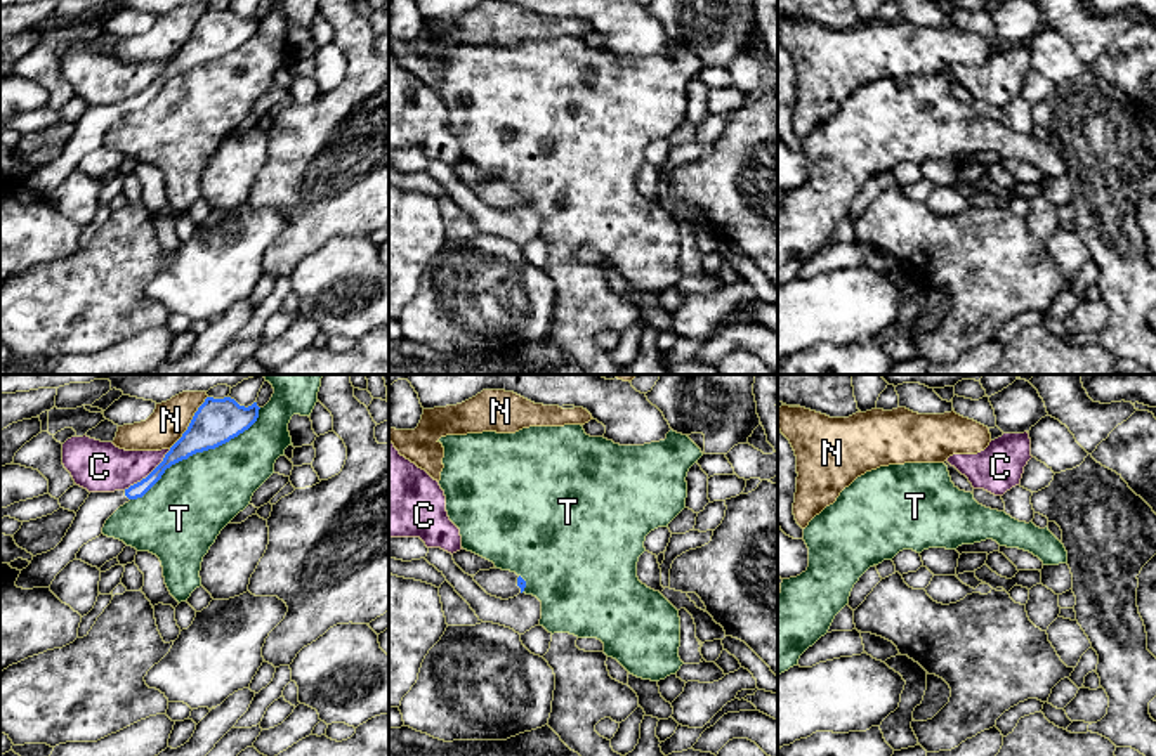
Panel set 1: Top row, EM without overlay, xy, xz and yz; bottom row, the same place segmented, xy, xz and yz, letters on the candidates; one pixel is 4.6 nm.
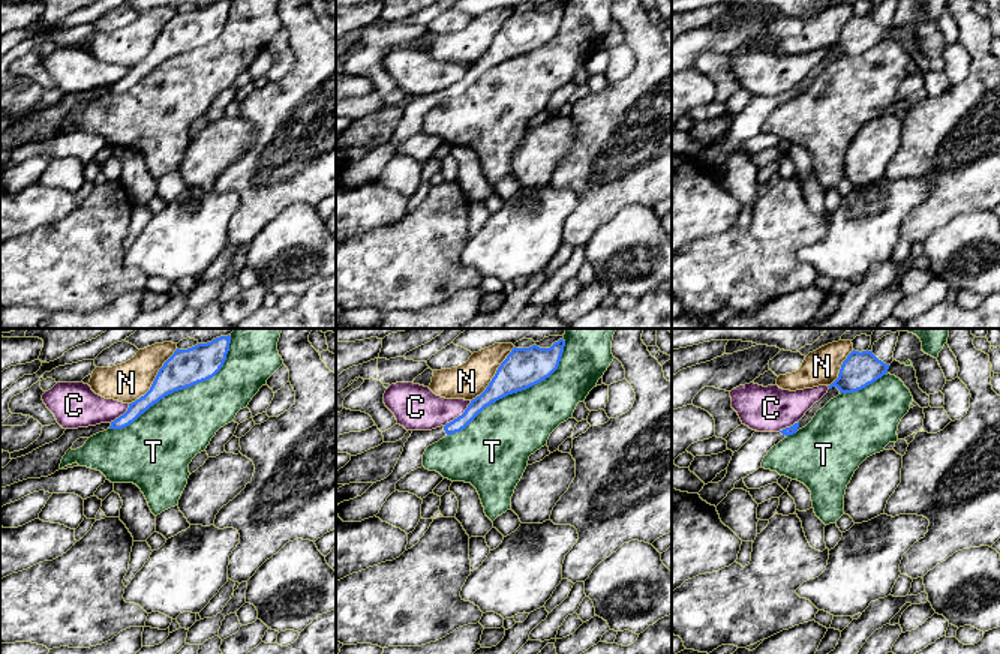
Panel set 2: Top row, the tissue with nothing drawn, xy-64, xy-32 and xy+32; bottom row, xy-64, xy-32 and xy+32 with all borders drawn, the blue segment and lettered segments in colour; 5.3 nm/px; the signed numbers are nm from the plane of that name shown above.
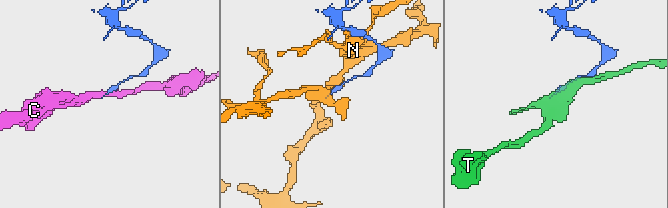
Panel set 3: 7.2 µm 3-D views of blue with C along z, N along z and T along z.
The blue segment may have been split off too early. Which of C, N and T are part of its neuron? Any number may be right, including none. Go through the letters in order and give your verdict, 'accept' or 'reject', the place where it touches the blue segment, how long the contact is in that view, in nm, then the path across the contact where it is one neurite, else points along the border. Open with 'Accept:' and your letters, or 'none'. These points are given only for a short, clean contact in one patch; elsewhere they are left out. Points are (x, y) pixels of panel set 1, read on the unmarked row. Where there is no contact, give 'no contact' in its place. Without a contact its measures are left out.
Accept: none
C: reject; contact xy (150, 85); length 300 nm; border xy (170, 61), (144, 89), (124, 101)
N: reject; contact xy (191, 33); length 300 nm
T: reject; contact xy (198, 63); length 750 nm

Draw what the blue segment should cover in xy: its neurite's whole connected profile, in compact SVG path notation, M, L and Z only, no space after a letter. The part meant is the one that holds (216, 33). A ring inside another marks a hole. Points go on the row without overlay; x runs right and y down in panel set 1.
M207 9L187 42L146 90L125 102L90 104L62 153L54 161L33 168L31 175L21 182L16 198L23 201L50 199L56 187L76 170L80 160L102 146L106 132L120 118L142 109L172 76L196 64L215 61L248 42L257 33L259 21L257 14L245 19L231 9Z

